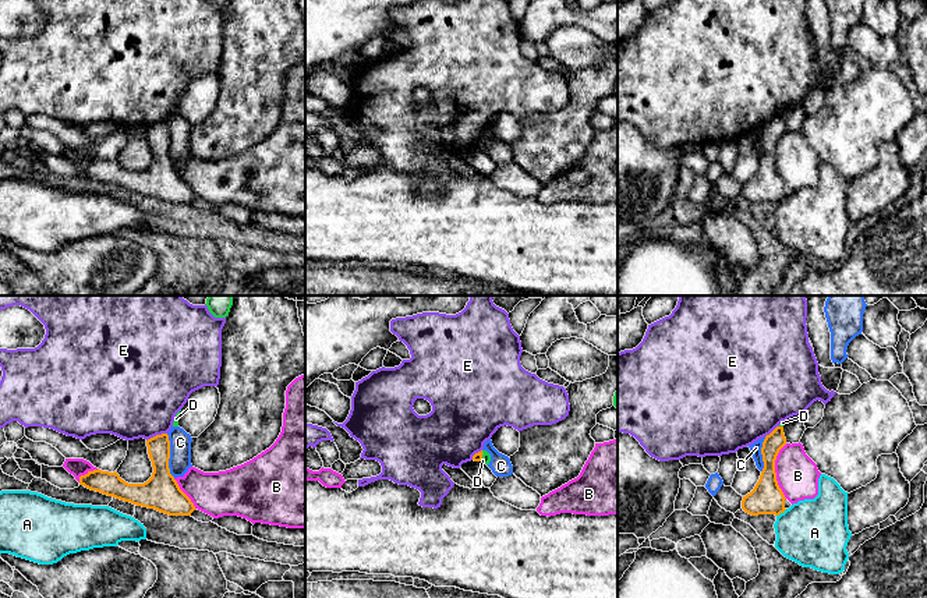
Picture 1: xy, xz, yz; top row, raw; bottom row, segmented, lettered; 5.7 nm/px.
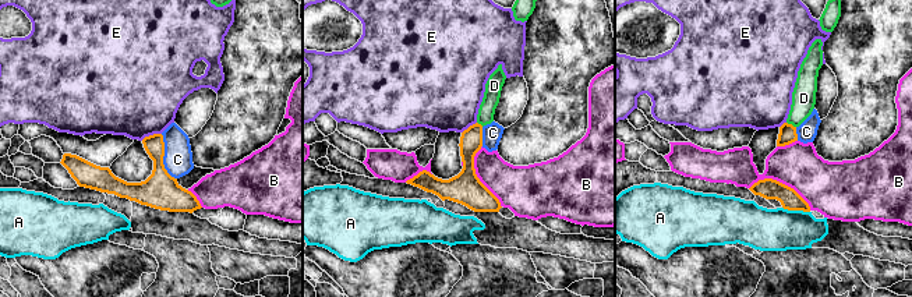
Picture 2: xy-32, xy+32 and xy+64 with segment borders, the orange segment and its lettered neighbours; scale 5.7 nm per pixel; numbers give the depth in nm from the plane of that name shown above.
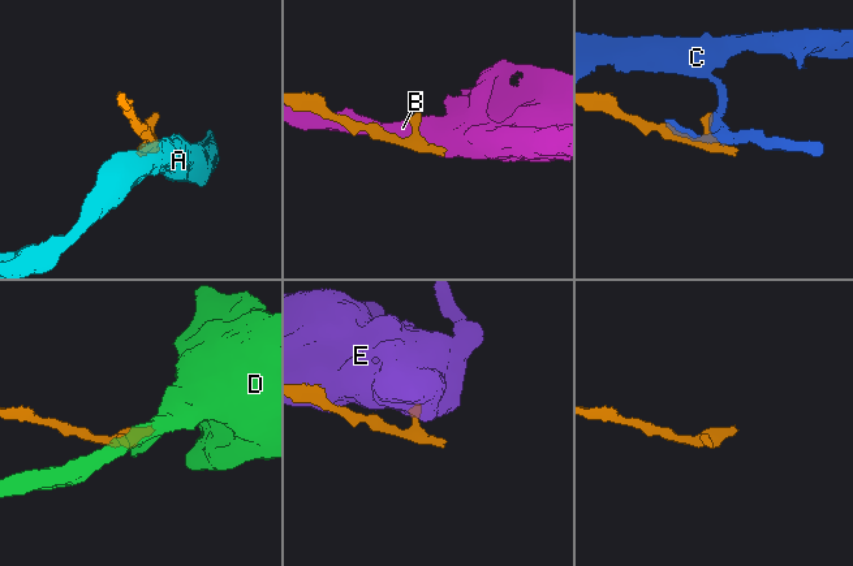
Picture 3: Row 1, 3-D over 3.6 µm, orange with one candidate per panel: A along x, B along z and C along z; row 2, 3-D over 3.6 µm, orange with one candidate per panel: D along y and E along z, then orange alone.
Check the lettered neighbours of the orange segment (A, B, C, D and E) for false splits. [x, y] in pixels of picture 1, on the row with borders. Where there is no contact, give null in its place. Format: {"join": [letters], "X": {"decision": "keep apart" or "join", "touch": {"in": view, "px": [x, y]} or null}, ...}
{"join": [], "A": {"decision": "keep apart", "touch": {"in": "yz", "px": [781, 512]}}, "B": {"decision": "keep apart", "touch": {"in": "yz", "px": [774, 471]}}, "C": {"decision": "keep apart", "touch": {"in": "xy", "px": [169, 456]}}, "D": {"decision": "keep apart", "touch": {"in": "xz", "px": [481, 456]}}, "E": {"decision": "keep apart", "touch": {"in": "xy", "px": [156, 435]}}}

